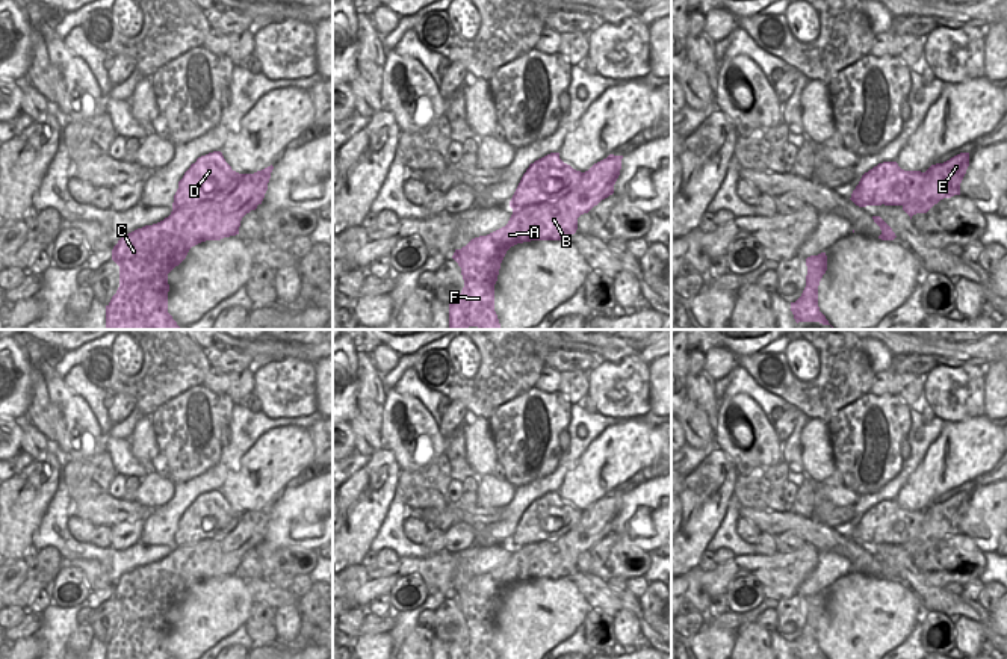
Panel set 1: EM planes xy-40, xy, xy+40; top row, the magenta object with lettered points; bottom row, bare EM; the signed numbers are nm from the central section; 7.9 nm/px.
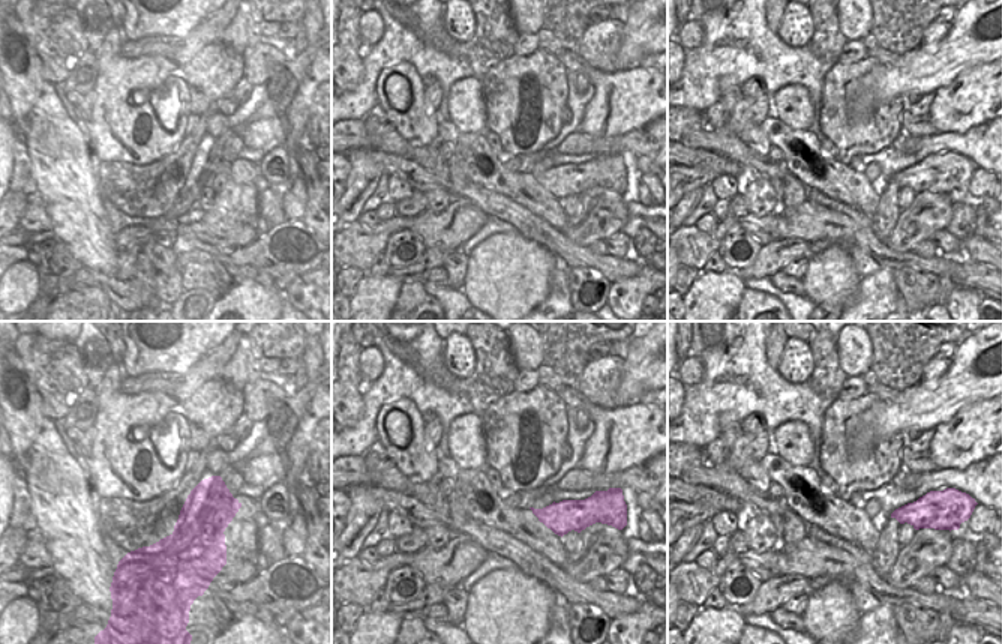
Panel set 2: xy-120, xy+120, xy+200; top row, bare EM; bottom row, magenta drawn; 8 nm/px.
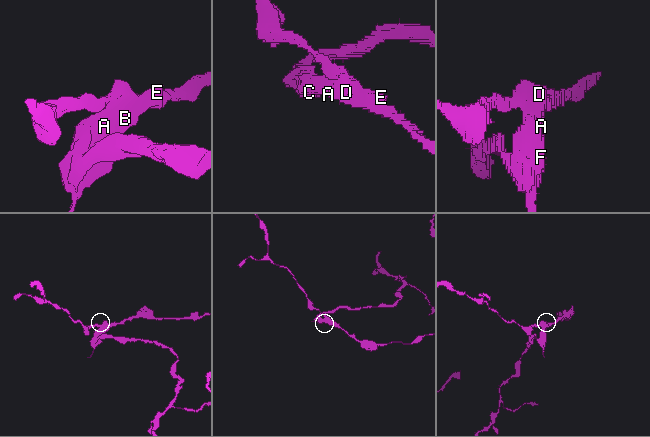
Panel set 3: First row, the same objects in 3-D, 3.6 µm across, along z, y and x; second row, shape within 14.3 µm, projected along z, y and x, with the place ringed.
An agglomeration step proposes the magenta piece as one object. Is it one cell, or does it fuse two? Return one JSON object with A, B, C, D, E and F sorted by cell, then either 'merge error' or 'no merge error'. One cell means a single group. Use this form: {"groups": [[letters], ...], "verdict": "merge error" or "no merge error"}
{"groups": [["A", "B", "C", "E", "F"], ["D"]], "verdict": "merge error"}

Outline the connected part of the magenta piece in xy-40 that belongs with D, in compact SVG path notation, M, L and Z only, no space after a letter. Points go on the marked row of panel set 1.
M221 151L197 159L178 181L172 207L197 206L233 193L245 174L231 169Z

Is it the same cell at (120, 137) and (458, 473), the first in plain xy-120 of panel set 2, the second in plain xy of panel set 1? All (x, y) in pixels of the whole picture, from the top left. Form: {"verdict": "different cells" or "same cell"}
{"verdict": "different cells"}

